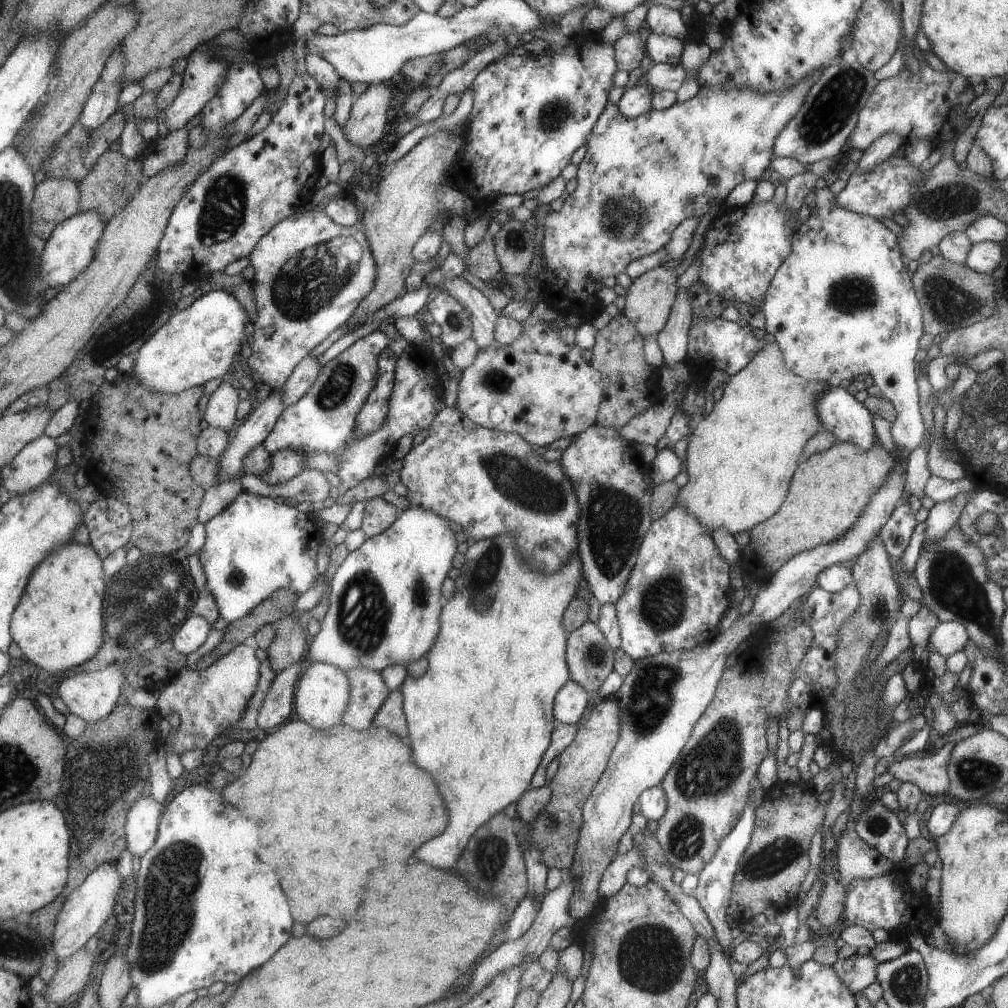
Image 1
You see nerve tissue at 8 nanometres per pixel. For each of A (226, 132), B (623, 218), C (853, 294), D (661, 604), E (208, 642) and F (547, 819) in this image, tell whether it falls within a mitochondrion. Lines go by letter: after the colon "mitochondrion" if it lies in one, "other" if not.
A: other
B: mitochondrion
C: mitochondrion
D: mitochondrion
E: other
F: mitochondrion

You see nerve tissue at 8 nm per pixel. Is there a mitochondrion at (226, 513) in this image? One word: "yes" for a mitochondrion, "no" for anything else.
no

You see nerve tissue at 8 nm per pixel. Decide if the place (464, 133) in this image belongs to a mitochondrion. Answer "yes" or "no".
no

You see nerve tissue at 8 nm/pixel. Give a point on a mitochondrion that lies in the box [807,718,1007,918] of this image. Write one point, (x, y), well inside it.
(974, 774)

